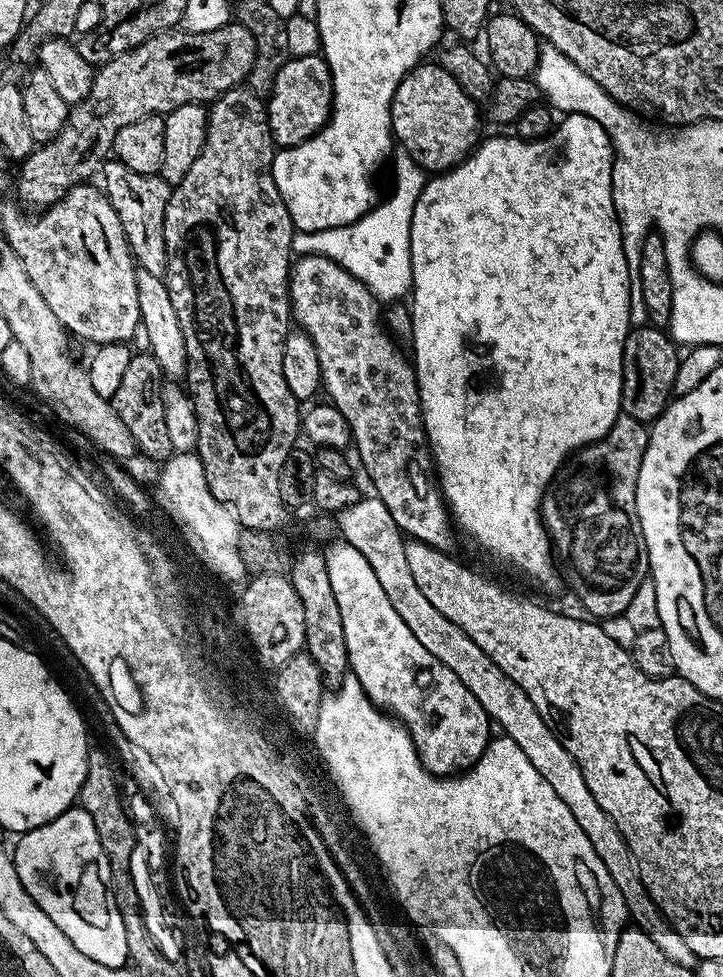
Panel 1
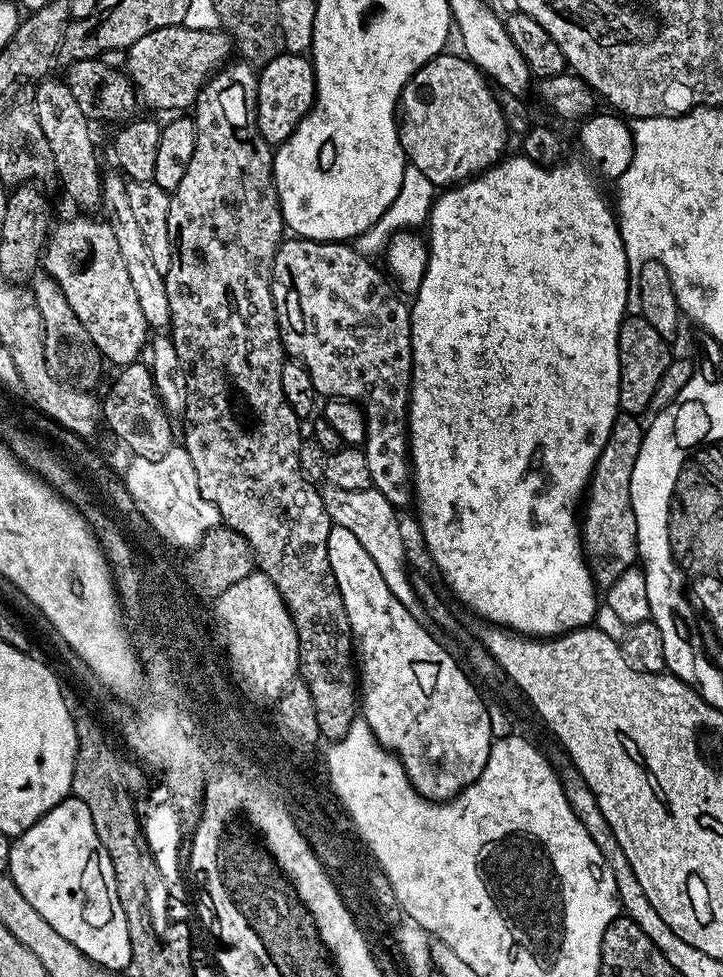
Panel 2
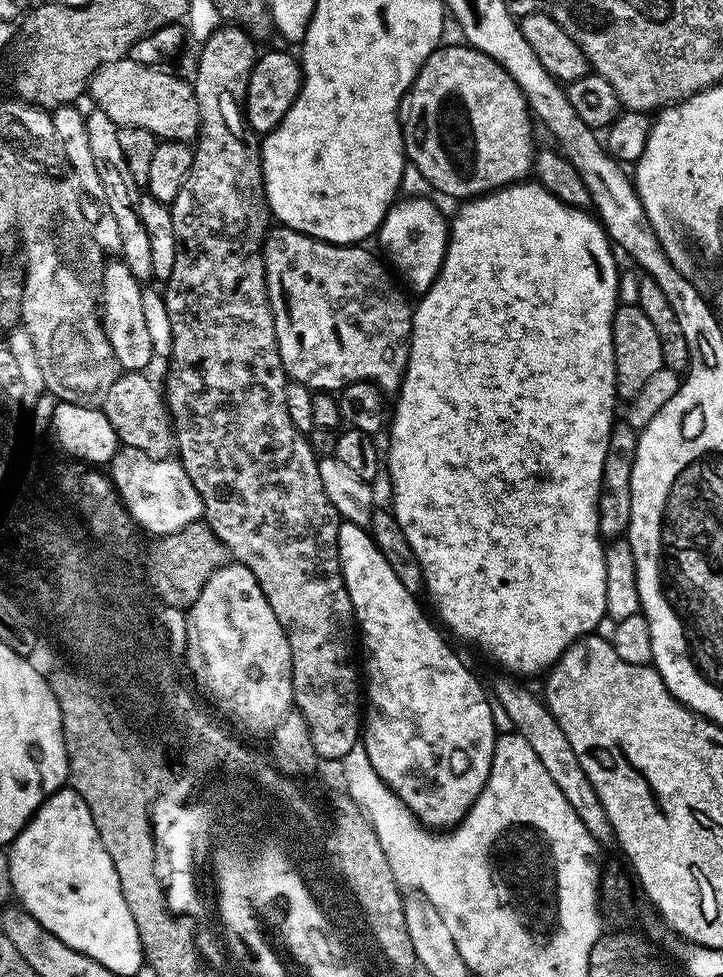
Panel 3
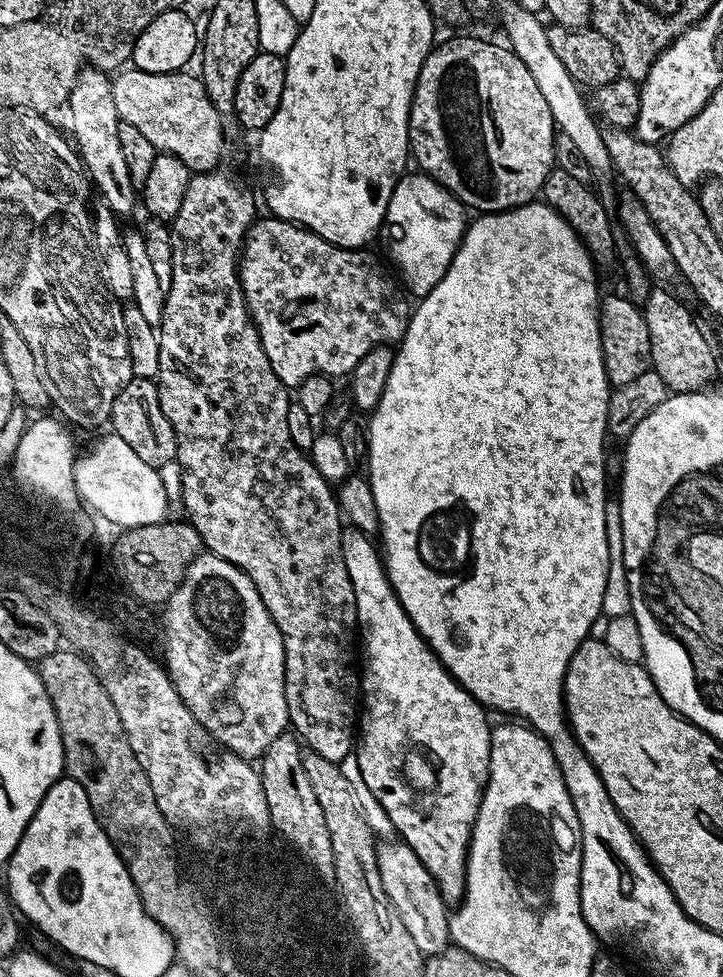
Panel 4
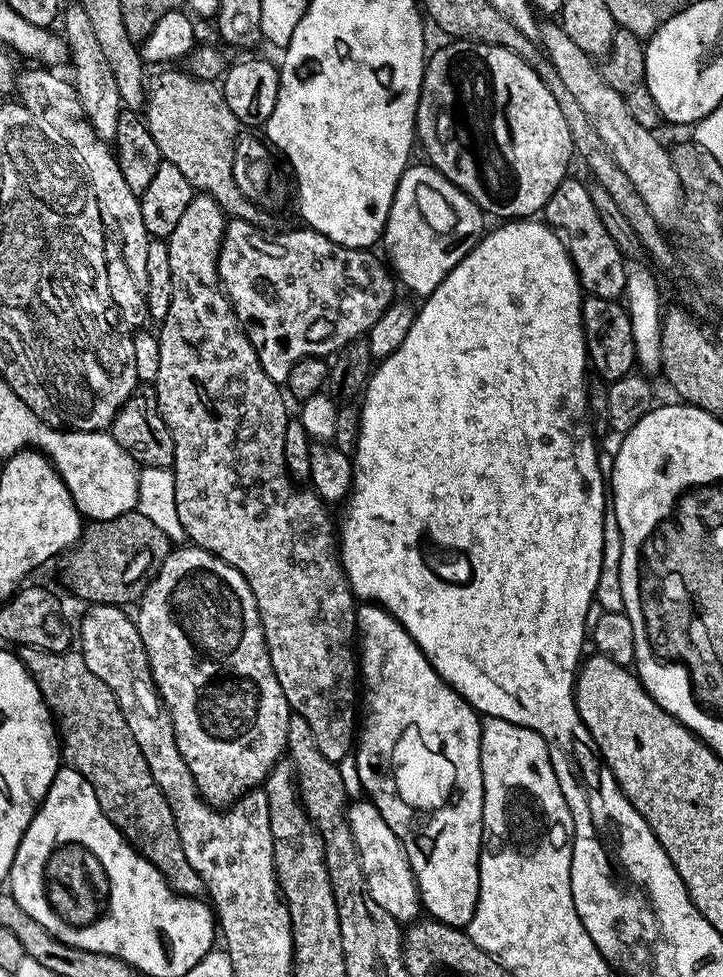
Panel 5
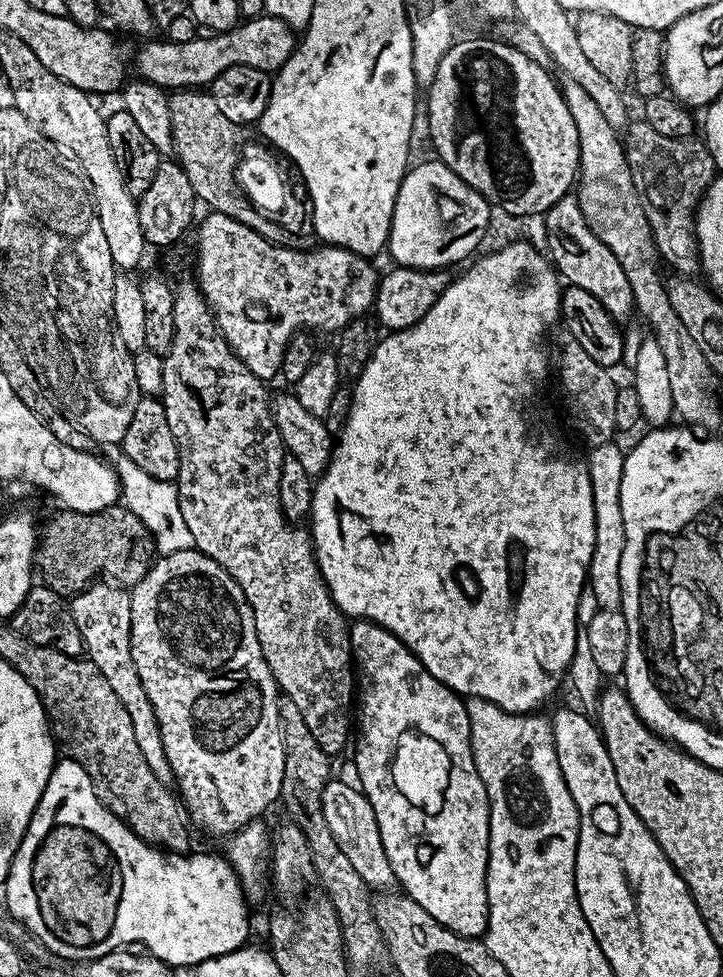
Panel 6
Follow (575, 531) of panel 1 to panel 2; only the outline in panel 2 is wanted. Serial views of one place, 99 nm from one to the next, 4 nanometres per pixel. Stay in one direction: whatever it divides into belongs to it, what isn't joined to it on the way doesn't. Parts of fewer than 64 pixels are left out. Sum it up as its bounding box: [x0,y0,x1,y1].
[581,413,644,578]

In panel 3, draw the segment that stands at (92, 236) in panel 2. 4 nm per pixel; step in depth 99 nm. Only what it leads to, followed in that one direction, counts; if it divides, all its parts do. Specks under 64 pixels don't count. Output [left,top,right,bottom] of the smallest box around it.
[100,259,154,372]

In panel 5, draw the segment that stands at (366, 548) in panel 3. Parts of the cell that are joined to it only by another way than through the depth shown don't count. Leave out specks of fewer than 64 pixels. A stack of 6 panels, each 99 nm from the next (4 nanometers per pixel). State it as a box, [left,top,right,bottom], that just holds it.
[354,602,484,930]

